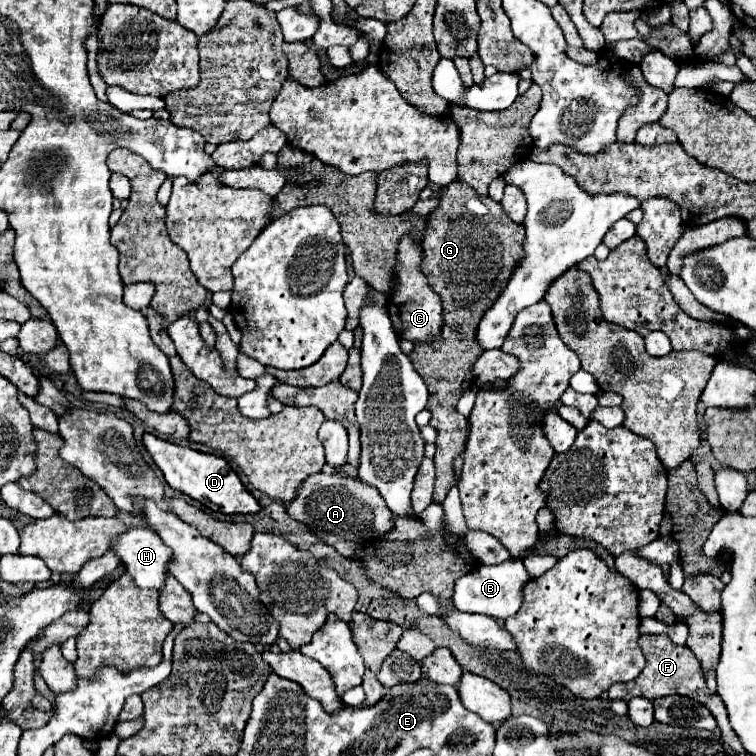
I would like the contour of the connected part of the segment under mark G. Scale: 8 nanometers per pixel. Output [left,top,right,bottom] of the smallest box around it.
[410,180,524,504]

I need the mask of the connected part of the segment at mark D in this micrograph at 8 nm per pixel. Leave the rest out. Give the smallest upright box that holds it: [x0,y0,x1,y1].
[142,432,260,514]

